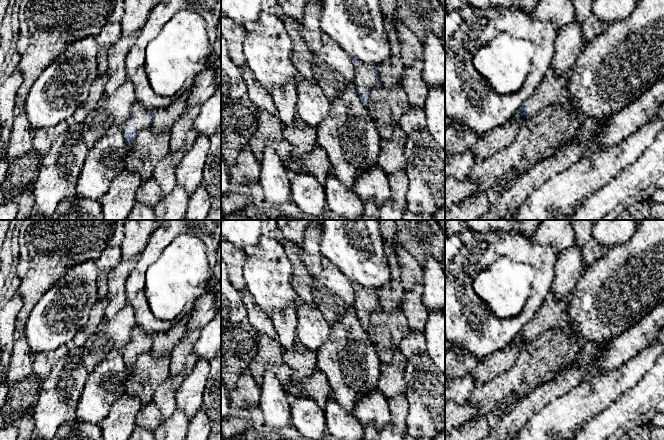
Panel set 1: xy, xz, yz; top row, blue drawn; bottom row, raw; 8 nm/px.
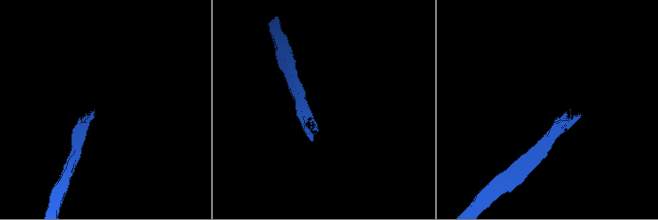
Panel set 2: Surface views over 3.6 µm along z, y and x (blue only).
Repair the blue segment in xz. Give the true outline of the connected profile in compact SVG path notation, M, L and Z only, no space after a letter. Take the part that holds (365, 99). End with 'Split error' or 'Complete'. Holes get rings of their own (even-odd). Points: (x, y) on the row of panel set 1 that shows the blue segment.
M352 58L355 69L355 89L361 102L367 107L370 104L370 90L381 84L377 67L370 66Z. Split error

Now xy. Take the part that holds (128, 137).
M135 102L131 108L131 115L123 125L123 137L130 146L138 133L151 125L153 120L153 111L145 109L140 103Z. Split error

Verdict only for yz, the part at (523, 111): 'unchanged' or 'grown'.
grown

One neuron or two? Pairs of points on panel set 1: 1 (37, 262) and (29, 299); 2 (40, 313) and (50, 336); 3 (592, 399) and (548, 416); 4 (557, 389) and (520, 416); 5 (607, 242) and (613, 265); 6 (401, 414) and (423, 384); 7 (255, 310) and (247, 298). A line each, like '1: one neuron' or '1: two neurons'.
1: one neuron
2: one neuron
3: one neuron
4: one neuron
5: two neurons
6: two neurons
7: one neuron

